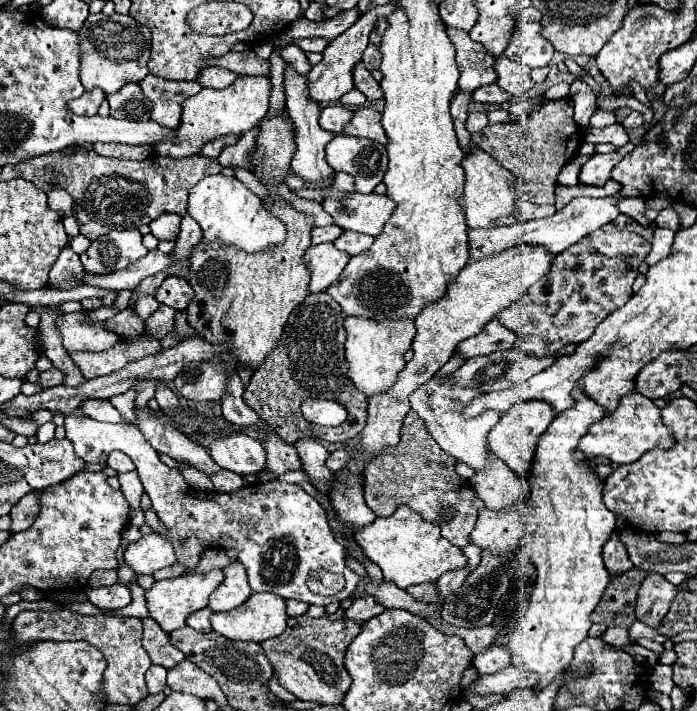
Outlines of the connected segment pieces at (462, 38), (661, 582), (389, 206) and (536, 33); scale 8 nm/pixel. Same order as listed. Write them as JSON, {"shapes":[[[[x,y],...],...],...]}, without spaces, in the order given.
{"shapes":[[[[447,27],[449,39],[457,49],[457,67],[461,71],[461,79],[459,79],[459,89],[463,93],[473,93],[475,89],[495,83],[497,81],[497,73],[493,69],[493,61],[495,57],[485,53],[485,49],[481,49],[481,45],[477,45],[475,41],[471,41],[471,37],[455,27]]],[[[649,571],[647,577],[643,579],[637,595],[639,595],[637,605],[635,605],[637,617],[643,623],[657,629],[661,617],[665,617],[673,597],[677,595],[677,587],[673,583],[669,583],[661,573]]],[[[353,193],[353,197],[347,197],[347,199],[325,199],[323,201],[323,209],[333,217],[335,225],[339,225],[345,231],[357,231],[357,233],[365,233],[373,237],[377,237],[383,231],[387,219],[393,213],[393,207],[395,205],[387,195],[375,195],[375,193],[369,193],[369,195]]],[[[517,21],[511,37],[511,45],[505,49],[505,55],[511,61],[519,61],[523,65],[533,67],[545,67],[555,49],[545,37],[541,35],[541,23],[539,21]]]]}

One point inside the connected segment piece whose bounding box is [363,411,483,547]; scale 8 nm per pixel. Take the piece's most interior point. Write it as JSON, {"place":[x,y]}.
{"place":[416,473]}

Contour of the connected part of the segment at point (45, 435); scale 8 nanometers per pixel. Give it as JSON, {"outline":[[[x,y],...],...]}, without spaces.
{"outline":[[[52,421],[41,425],[37,430],[37,442],[47,443],[47,441],[51,441],[54,438],[55,429],[56,425]]]}

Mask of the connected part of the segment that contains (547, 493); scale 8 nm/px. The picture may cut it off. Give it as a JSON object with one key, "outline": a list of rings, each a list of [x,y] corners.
{"outline":[[[573,393],[573,397],[577,397],[577,405],[557,415],[545,437],[541,437],[541,445],[537,445],[533,477],[525,481],[531,501],[519,507],[527,525],[520,547],[535,565],[537,583],[531,591],[529,607],[511,635],[509,651],[513,665],[523,665],[527,671],[537,673],[537,691],[551,685],[573,661],[575,645],[587,637],[589,615],[609,583],[601,547],[615,529],[615,513],[605,509],[601,499],[603,481],[593,473],[593,465],[587,463],[587,457],[577,457],[575,453],[577,441],[595,421],[605,417],[605,411],[595,401],[589,401],[585,393]]]}

